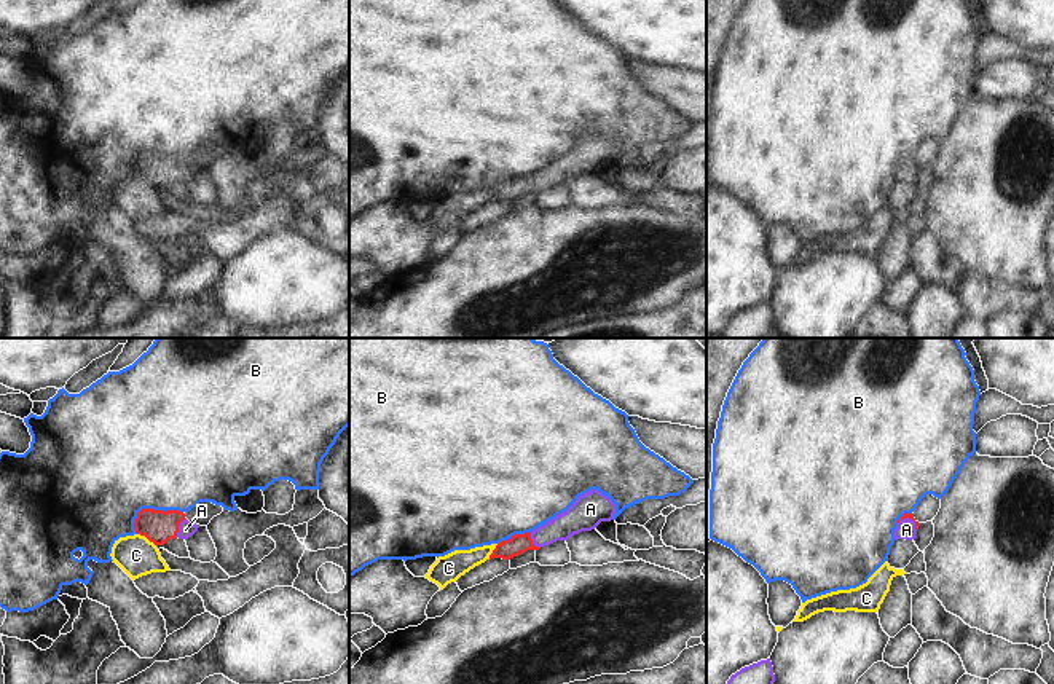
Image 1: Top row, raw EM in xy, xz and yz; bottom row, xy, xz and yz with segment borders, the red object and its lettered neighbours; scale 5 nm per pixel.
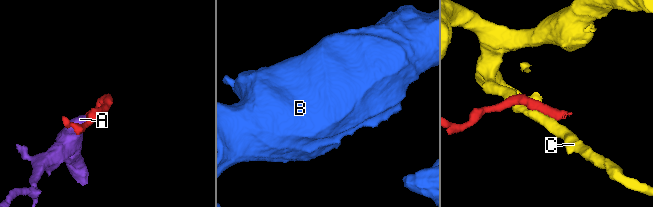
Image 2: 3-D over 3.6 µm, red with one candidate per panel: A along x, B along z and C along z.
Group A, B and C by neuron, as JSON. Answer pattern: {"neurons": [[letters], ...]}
{"neurons": [["A"], ["B"], ["C"]]}

